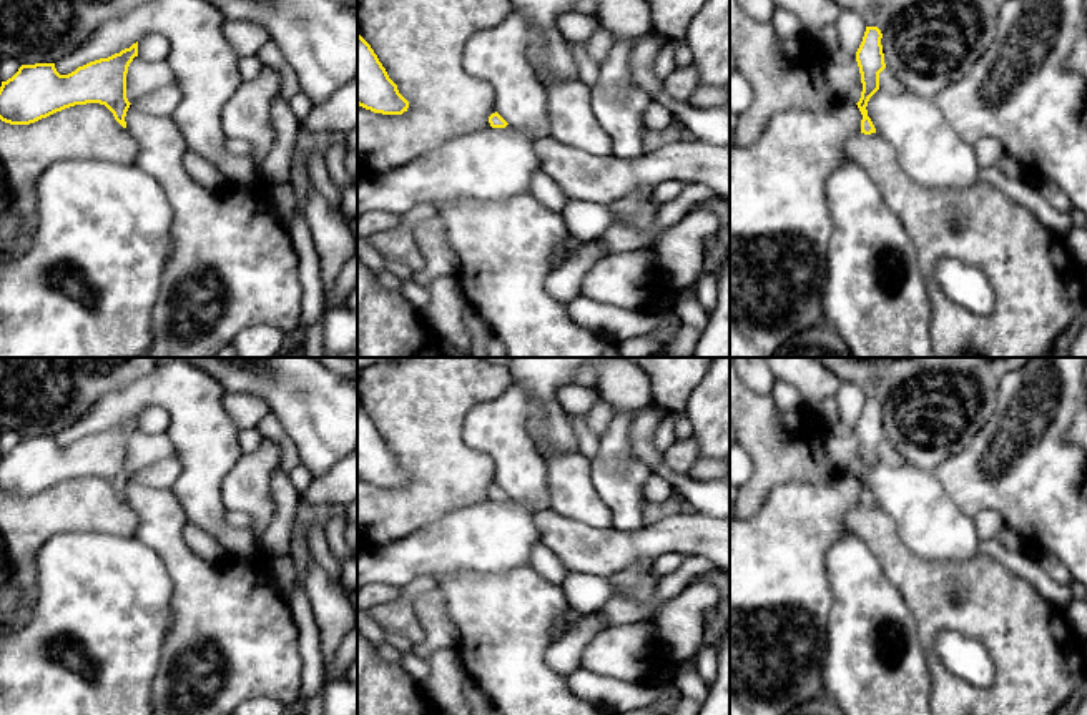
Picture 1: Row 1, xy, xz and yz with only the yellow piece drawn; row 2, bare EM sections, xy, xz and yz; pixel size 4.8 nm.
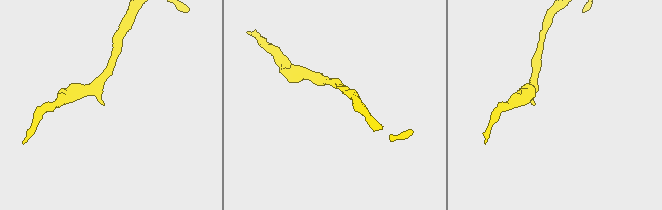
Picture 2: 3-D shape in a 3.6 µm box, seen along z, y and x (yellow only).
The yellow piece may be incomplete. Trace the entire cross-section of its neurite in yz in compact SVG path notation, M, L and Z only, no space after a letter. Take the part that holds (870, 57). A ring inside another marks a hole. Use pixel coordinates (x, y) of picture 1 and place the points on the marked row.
M866 27L863 42L856 52L863 83L861 98L856 105L863 115L861 133L864 135L876 133L866 106L869 98L879 90L879 73L886 68L881 38L883 33L878 27Z

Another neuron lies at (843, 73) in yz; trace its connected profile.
M834 52L826 57L826 75L839 100L858 103L863 91L856 55Z

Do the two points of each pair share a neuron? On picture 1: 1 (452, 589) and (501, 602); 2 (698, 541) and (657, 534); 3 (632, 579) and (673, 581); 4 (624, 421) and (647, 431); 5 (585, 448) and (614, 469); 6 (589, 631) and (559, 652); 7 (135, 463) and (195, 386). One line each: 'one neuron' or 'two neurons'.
1: one neuron
2: one neuron
3: two neurons
4: two neurons
5: two neurons
6: one neuron
7: two neurons

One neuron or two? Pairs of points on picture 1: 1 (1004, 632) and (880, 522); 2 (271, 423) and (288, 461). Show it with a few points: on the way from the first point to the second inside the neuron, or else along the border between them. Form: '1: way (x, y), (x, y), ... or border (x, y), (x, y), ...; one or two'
1: way (969, 616), (954, 616), (896, 557); one
2: way (275, 433), (286, 444), (288, 451); one

